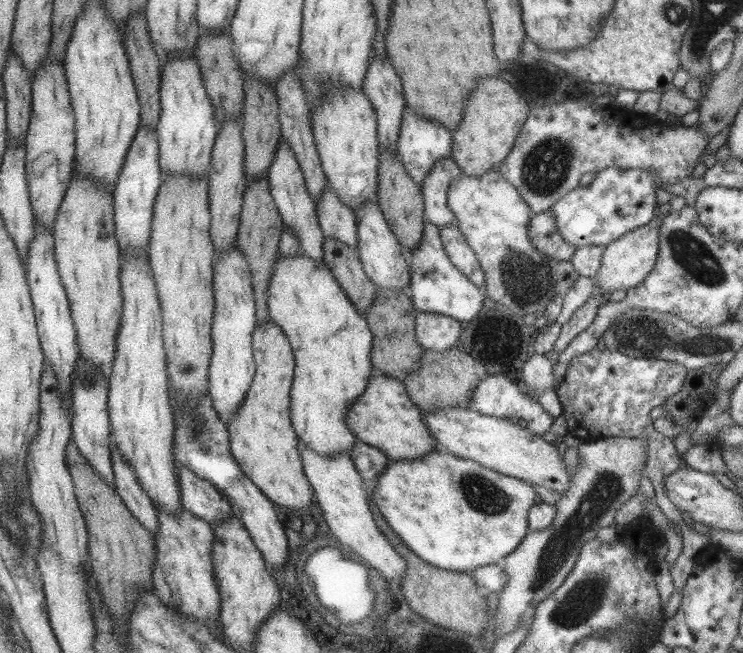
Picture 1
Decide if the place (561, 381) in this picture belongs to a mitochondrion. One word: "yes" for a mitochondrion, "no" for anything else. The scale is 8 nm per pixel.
no

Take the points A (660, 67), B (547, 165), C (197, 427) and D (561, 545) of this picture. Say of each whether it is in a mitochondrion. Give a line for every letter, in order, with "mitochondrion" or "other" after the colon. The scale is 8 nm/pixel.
A: other
B: mitochondrion
C: mitochondrion
D: mitochondrion

